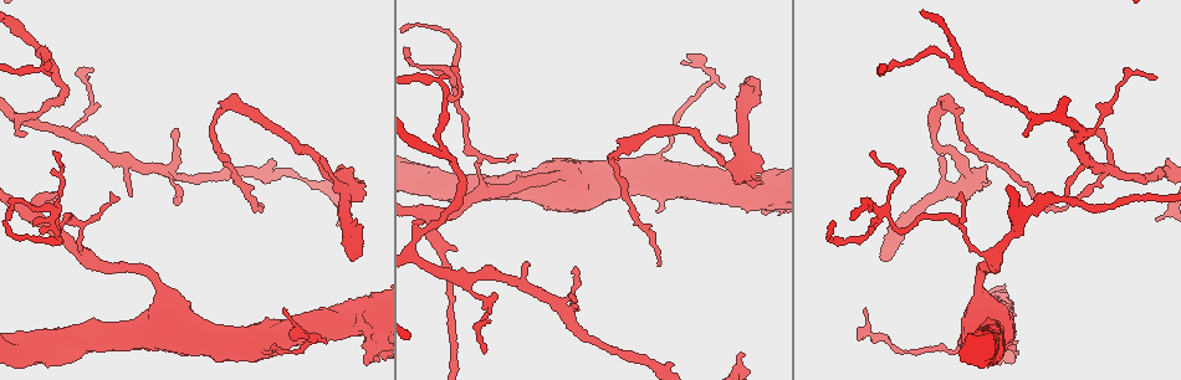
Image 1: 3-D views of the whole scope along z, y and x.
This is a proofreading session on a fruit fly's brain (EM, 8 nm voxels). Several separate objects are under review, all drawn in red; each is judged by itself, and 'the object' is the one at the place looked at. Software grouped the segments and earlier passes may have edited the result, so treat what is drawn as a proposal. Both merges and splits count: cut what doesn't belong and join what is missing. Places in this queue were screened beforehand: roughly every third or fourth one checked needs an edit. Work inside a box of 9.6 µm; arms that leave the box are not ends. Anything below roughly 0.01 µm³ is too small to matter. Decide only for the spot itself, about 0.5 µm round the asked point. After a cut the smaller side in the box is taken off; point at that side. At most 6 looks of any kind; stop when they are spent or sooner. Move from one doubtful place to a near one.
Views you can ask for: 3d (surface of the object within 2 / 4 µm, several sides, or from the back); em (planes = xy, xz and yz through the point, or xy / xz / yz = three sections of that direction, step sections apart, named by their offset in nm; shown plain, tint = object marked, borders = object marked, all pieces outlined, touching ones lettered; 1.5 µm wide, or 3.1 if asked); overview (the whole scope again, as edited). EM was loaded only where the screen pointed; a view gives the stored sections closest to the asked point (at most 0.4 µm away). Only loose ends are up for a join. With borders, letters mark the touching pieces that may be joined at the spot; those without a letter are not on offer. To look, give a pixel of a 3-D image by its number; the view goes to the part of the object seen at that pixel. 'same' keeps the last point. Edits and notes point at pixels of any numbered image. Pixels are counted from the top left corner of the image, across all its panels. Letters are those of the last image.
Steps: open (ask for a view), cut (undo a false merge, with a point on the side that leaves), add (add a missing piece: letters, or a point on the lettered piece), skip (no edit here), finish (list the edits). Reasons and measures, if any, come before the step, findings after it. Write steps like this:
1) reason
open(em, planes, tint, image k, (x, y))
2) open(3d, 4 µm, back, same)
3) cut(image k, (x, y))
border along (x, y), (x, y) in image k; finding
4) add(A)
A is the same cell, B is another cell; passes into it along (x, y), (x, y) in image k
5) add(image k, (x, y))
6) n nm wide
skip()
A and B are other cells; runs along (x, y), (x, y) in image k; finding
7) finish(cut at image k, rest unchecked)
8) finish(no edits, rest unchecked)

tapers out
open(em, yz, step 8, tint, image 1, (659, 265))

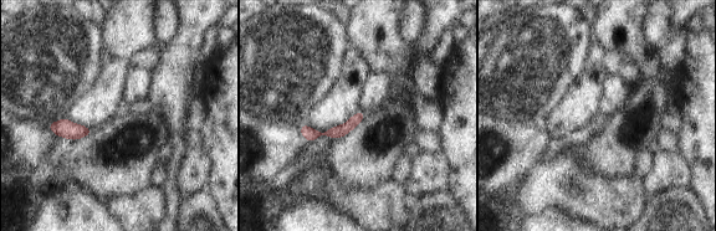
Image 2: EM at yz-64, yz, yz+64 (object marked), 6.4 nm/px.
open(em, planes, tint, same)

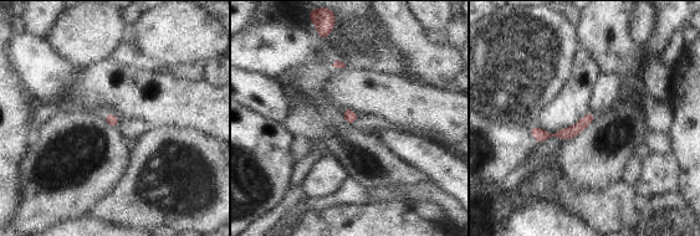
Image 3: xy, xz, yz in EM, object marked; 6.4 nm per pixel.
open(em, planes, borders, same)

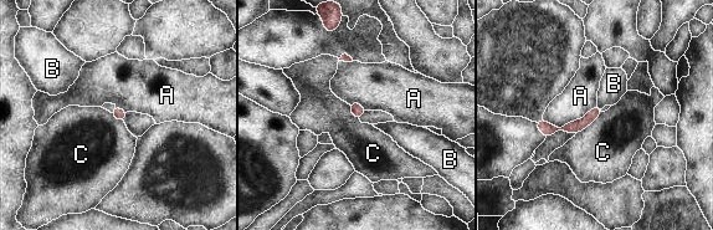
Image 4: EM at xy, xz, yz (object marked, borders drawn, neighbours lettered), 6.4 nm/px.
80 nm wide
skip()
A, B and C are other cells; border along (603, 111), (576, 133) in image 4; no lettered piece goes on from it

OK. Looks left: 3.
thin end
open(em, xy, step 8, borders, image 1, (111, 194))

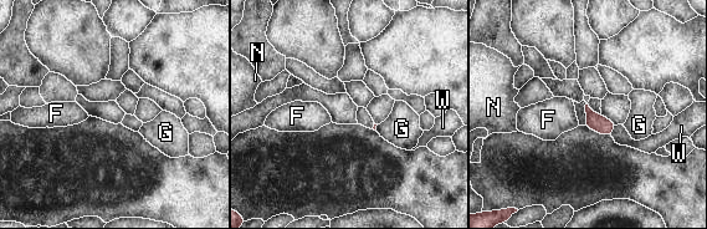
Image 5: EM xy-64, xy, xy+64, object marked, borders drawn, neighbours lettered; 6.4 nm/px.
another direction
open(em, planes, borders, same)

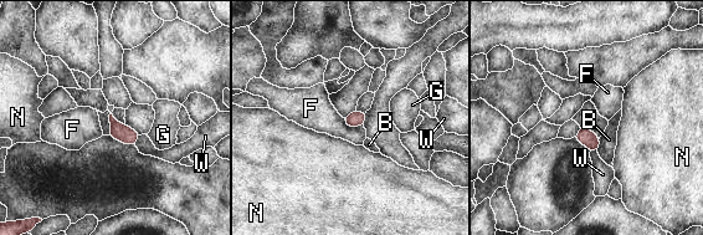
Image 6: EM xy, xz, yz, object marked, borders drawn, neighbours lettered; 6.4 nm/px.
skip()
B, F, G, N and W are other cells; border along (343, 118), (350, 127), (363, 126) in image 6; none of them fits

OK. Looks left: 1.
tapers out
open(em, planes, borders, image 1, (131, 193))

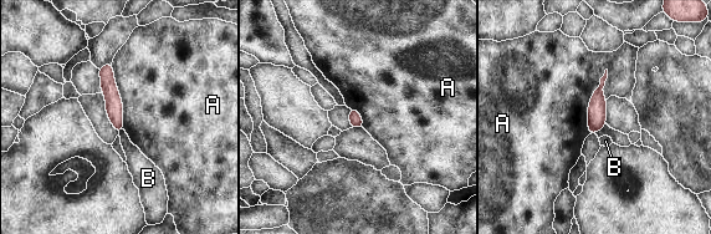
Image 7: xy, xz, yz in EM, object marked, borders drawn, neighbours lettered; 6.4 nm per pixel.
skip()
A and B are other cells; border along (607, 69), (589, 101), (589, 133) in image 7; no lettered piece goes on from it

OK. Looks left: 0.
finish(no edits, rest unchecked)

